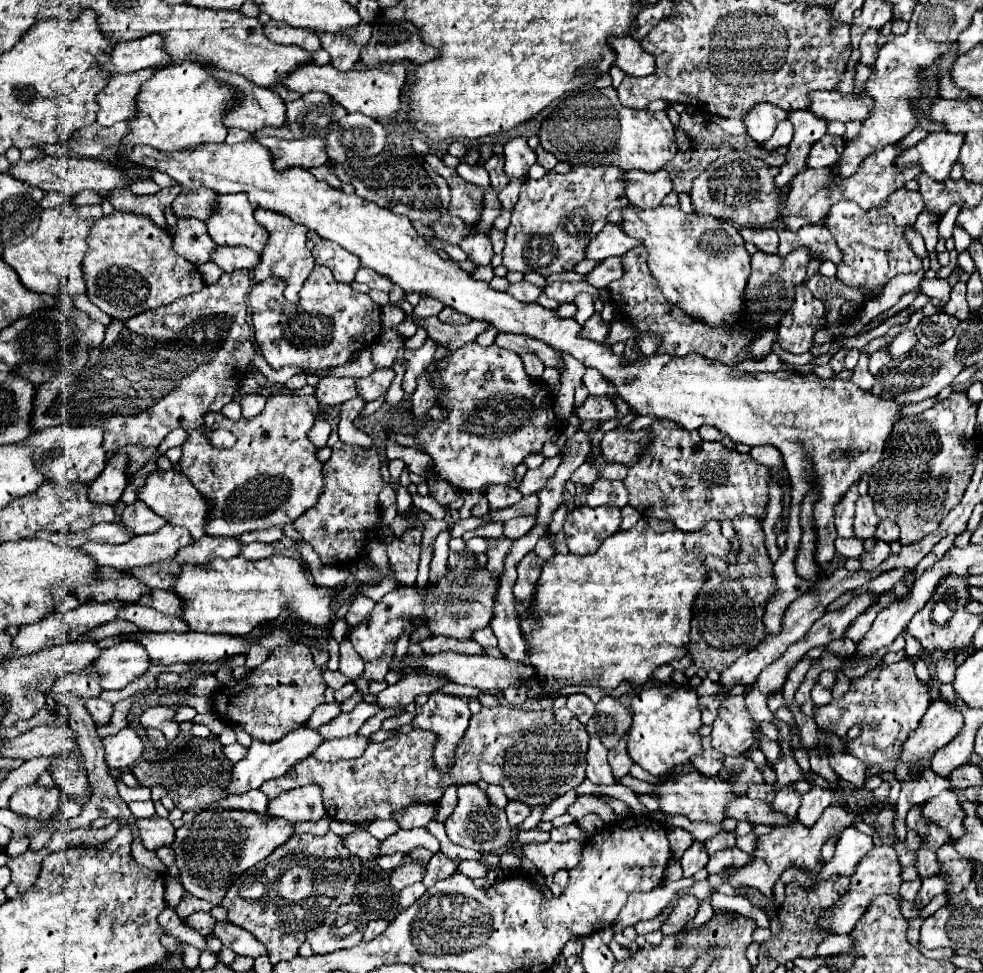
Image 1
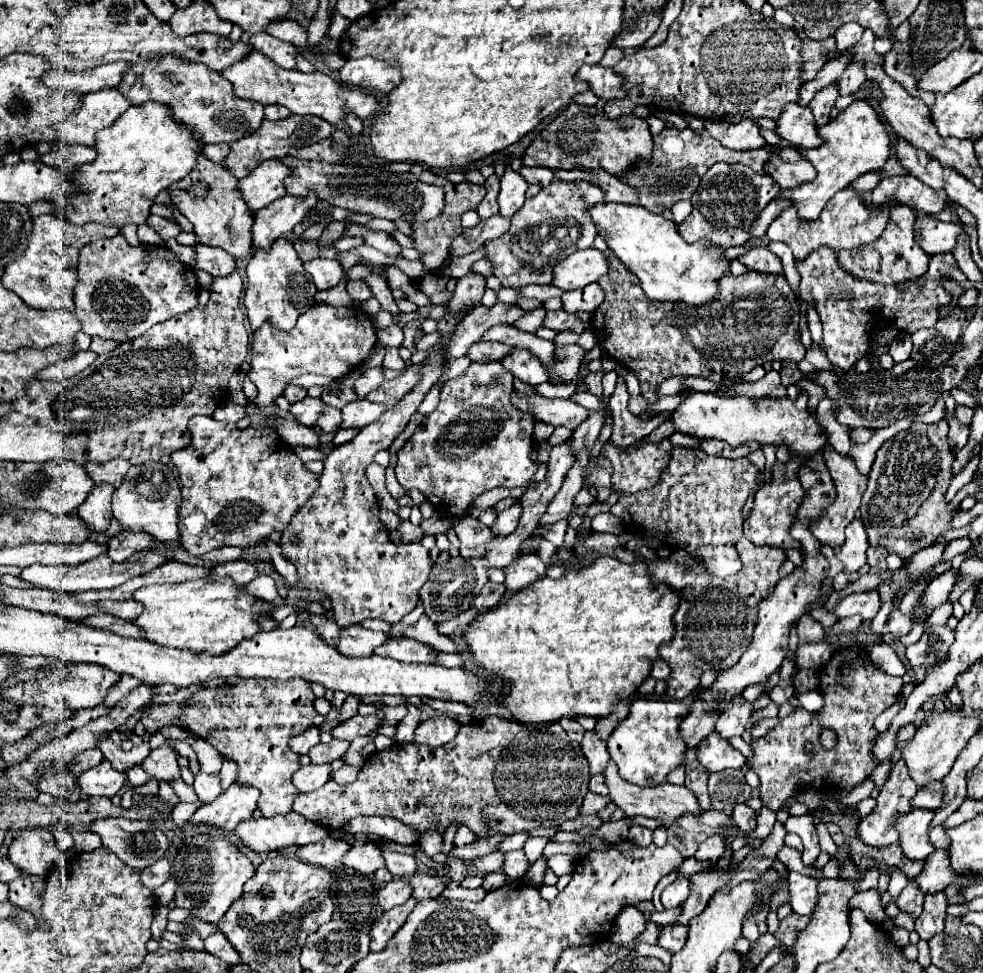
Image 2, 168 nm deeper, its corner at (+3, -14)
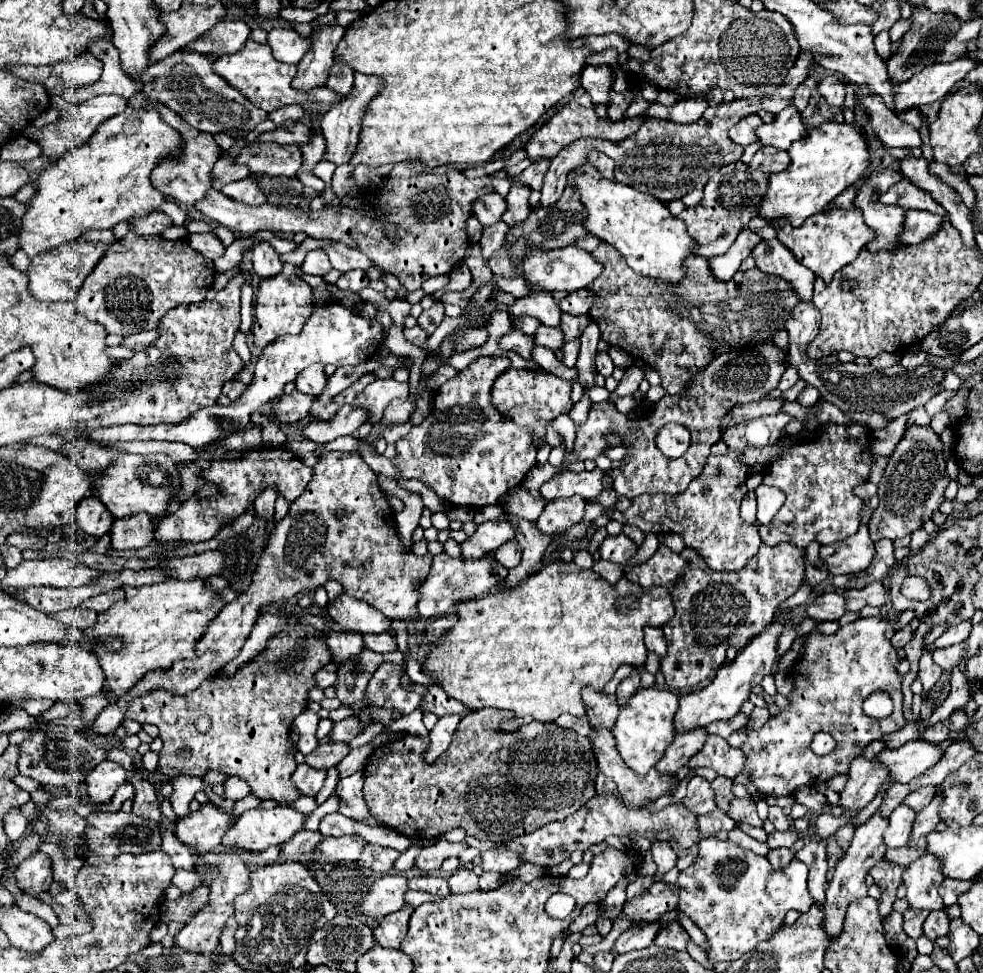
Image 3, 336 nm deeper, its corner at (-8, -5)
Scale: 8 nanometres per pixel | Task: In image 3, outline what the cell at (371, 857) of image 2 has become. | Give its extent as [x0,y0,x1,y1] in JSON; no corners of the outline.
[318,837,366,861]

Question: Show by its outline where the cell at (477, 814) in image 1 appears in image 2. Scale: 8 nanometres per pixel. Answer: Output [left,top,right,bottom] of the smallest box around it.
[447,856,467,882]

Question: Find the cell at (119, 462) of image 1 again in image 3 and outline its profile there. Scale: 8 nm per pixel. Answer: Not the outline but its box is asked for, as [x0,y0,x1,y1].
[76,497,114,537]

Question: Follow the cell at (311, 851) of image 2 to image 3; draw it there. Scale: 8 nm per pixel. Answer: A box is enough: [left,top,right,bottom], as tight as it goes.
[280,831,322,857]

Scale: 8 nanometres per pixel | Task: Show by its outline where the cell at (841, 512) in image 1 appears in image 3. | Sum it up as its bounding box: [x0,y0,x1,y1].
[760,423,872,547]

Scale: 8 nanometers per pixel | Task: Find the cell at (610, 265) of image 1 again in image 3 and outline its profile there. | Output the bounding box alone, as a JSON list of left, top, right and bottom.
[558,289,594,315]

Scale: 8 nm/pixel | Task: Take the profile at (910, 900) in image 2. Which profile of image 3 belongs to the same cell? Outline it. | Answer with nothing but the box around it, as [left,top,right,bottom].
[904,909,928,939]

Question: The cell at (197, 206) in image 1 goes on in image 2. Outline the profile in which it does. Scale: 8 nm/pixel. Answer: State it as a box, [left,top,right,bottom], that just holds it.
[147,216,183,240]

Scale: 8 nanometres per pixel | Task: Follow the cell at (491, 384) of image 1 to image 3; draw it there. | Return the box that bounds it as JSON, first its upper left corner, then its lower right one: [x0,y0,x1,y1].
[392,357,536,509]

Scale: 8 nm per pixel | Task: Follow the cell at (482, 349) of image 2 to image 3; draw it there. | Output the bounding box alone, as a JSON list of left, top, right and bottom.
[454,327,488,353]

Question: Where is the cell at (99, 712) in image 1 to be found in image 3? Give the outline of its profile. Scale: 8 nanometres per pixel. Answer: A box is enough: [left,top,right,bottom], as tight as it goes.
[130,771,162,825]

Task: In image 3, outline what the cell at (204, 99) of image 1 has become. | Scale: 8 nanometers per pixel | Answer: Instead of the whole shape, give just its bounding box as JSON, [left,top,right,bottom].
[18,107,178,259]

